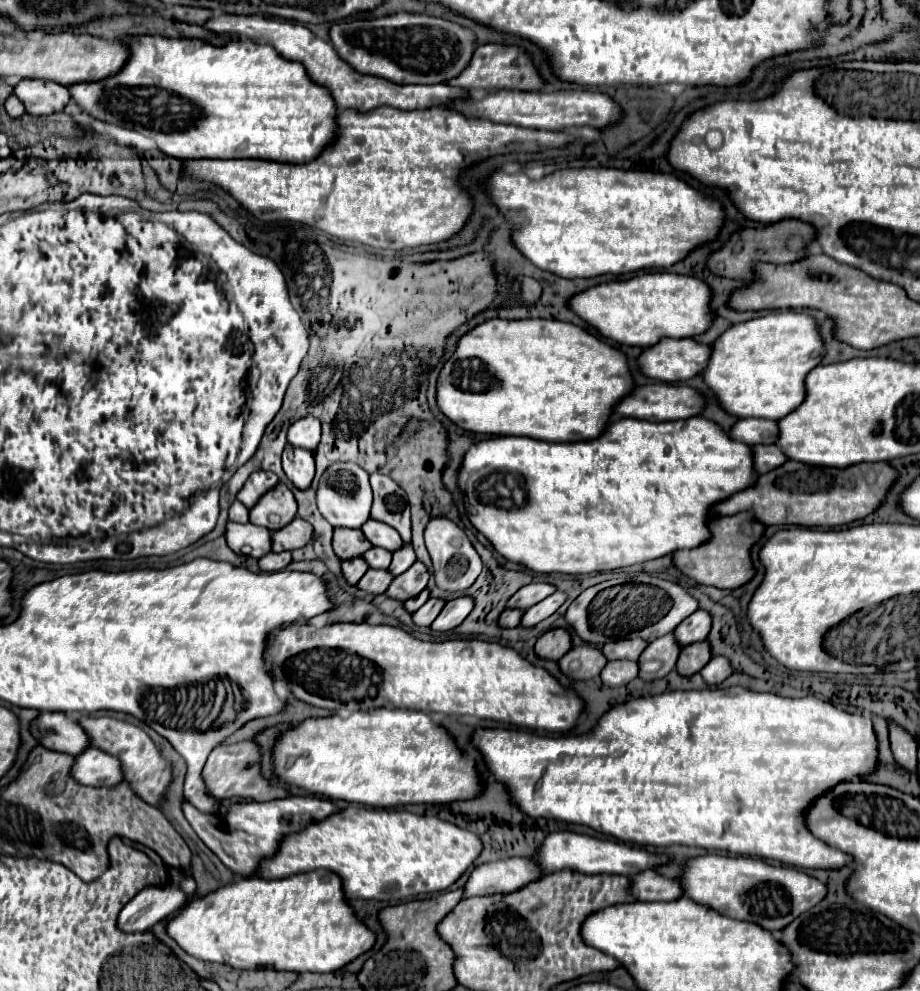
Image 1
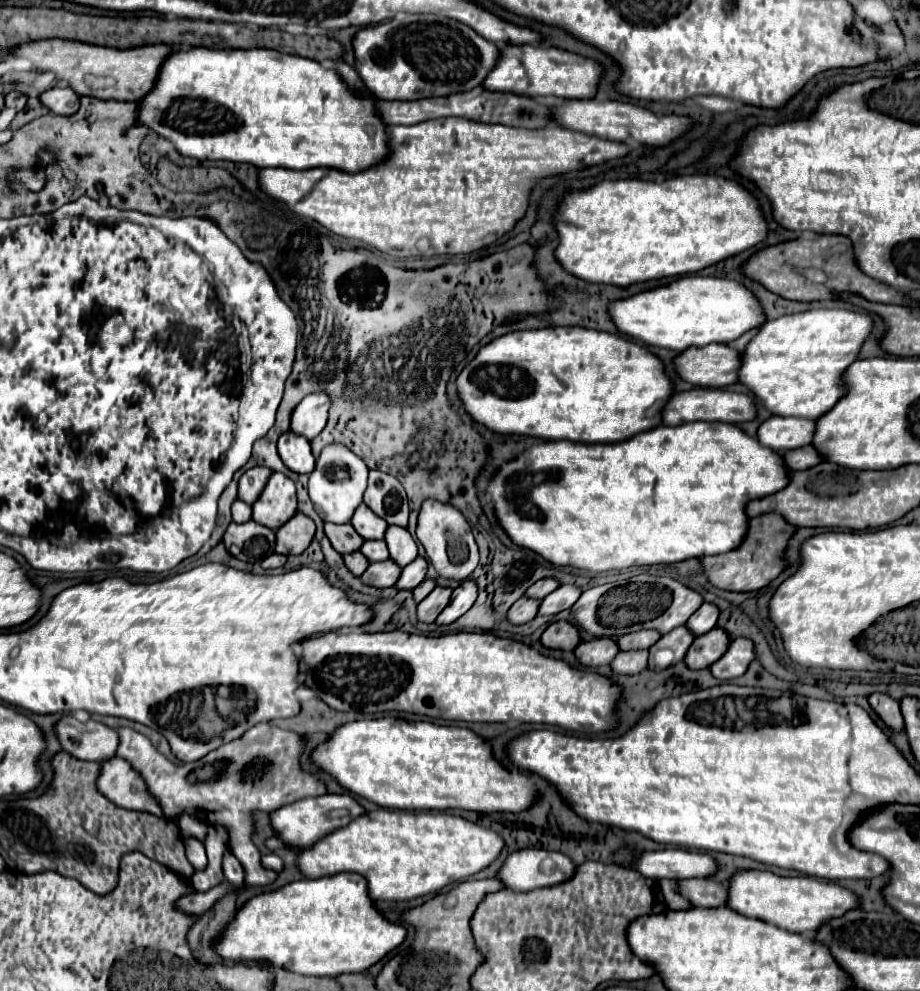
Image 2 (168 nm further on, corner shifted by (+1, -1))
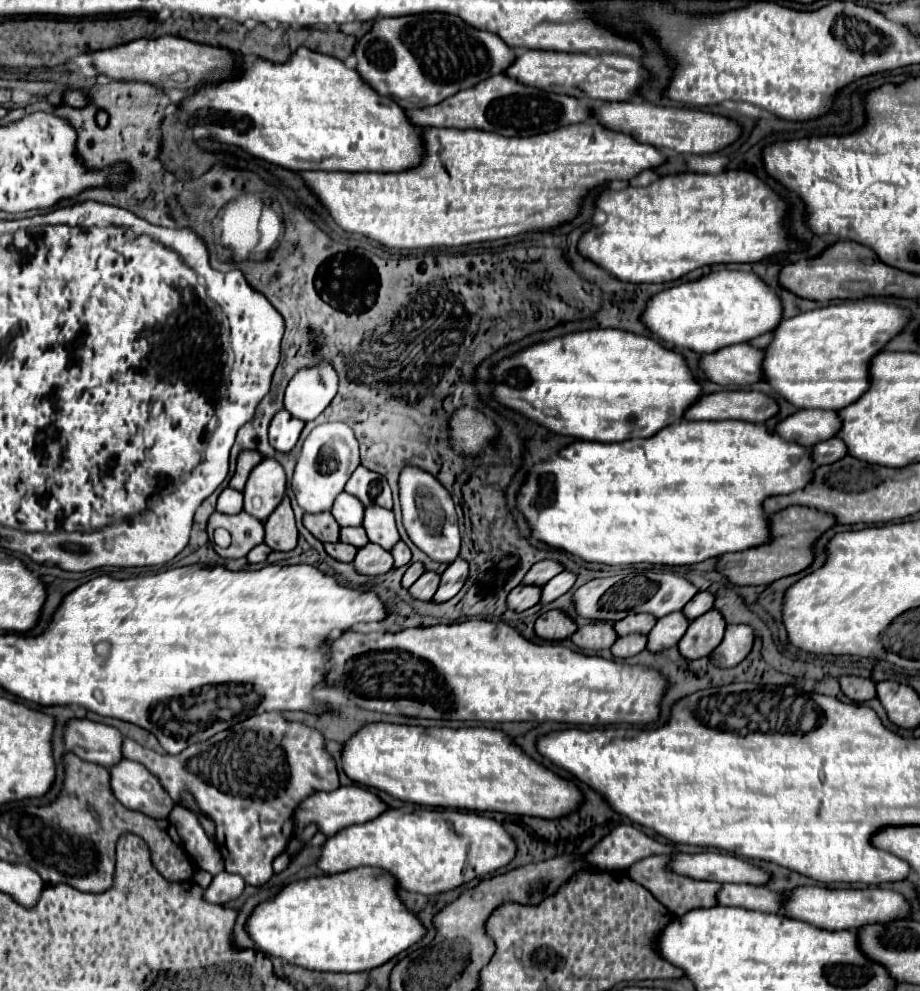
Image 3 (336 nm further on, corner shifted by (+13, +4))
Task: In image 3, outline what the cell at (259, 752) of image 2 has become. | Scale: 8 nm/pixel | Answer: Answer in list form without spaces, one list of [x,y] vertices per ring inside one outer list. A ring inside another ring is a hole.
[[[263,713],[253,715],[239,725],[229,727],[227,731],[217,733],[209,741],[189,745],[179,755],[159,755],[151,749],[141,747],[137,741],[123,737],[123,757],[145,765],[161,783],[161,787],[173,797],[189,793],[195,799],[195,805],[203,815],[215,823],[215,841],[223,855],[225,869],[229,873],[241,875],[245,883],[263,885],[273,875],[273,859],[285,851],[289,837],[285,833],[285,823],[289,827],[291,815],[299,801],[313,795],[315,791],[333,791],[339,787],[339,777],[333,759],[325,751],[325,739],[317,729],[311,729],[303,723],[291,723],[281,717],[281,713]]]

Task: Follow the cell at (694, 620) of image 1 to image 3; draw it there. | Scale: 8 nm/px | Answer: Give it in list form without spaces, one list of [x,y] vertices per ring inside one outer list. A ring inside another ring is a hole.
[[[699,591],[699,593],[691,599],[691,603],[687,603],[687,607],[683,607],[683,615],[685,615],[689,621],[695,621],[699,615],[707,613],[707,611],[713,607],[713,601],[715,601],[715,597],[713,597],[711,593]]]

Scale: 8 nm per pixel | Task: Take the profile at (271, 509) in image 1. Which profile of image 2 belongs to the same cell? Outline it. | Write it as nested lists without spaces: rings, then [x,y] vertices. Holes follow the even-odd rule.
[[[273,472],[269,484],[253,504],[253,520],[277,530],[297,512],[295,482],[281,472]]]

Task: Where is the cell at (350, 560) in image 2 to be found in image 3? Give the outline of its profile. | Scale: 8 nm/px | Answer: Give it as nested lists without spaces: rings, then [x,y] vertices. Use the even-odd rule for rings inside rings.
[[[327,543],[325,545],[325,551],[333,557],[333,559],[337,559],[337,561],[343,561],[343,563],[351,563],[353,559],[355,559],[355,555],[357,555],[357,547],[351,547],[351,545],[347,545],[347,543]]]

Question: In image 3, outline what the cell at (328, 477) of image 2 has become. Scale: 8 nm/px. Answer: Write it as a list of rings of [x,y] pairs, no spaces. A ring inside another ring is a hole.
[[[325,423],[315,427],[305,439],[293,473],[293,493],[305,513],[331,511],[335,497],[343,491],[351,473],[359,467],[359,445],[345,423]]]

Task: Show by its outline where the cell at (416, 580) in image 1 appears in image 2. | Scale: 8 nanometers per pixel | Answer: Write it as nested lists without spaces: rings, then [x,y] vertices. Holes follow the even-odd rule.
[[[417,556],[417,560],[413,560],[411,564],[407,564],[403,568],[401,578],[397,580],[395,588],[401,588],[401,590],[409,588],[409,590],[413,590],[415,586],[419,586],[425,580],[425,574],[427,574],[427,562],[425,562],[425,558]]]

